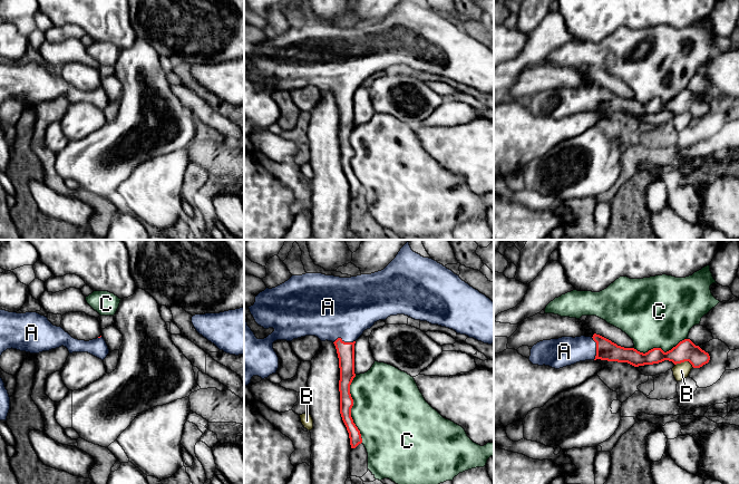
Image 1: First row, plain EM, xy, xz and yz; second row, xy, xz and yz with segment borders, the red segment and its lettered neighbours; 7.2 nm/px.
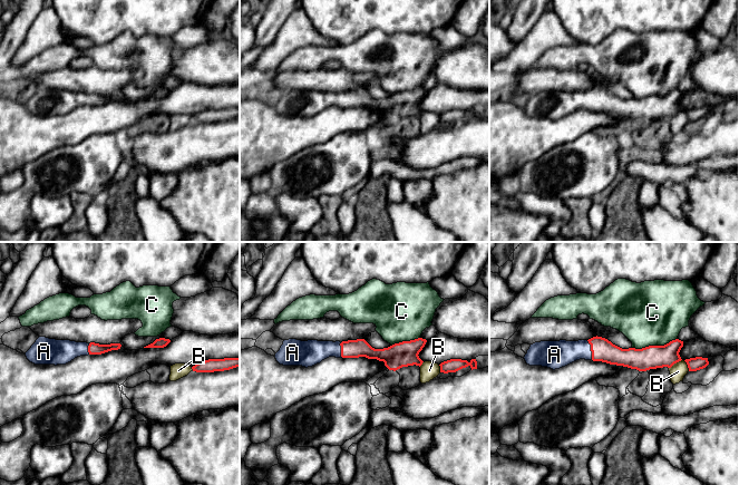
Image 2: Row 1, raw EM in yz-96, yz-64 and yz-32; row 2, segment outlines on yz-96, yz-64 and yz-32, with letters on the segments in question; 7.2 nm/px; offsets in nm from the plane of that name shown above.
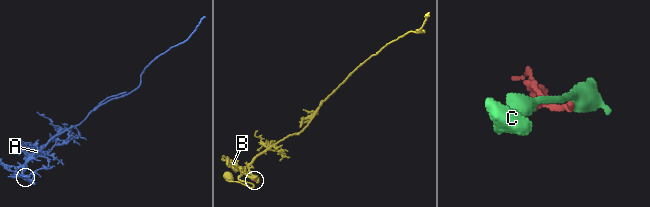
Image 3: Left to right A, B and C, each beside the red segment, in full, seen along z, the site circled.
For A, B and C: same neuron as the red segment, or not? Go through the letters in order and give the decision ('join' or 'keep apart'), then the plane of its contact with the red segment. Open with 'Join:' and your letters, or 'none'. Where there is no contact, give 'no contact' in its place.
Join: A
A: join; contact in xz
B: keep apart; contact in yz
C: keep apart; contact in xz

